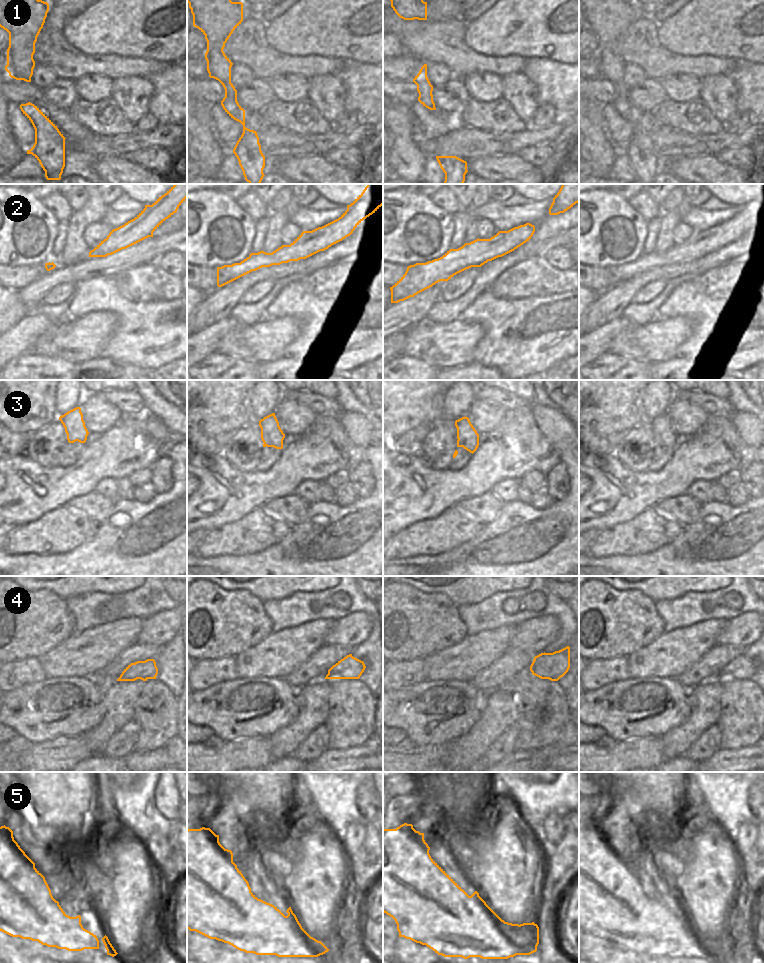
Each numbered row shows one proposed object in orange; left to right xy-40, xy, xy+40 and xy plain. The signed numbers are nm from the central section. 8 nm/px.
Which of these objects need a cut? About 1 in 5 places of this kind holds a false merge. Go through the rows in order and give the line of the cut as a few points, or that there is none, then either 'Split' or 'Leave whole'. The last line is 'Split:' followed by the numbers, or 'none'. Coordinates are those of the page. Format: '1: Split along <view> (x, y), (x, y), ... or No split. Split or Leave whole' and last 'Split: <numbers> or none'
1: No split. Leave whole
2: No split. Leave whole
3: No split. Leave whole
4: No split. Leave whole
5: Split along xy+40 (383, 841), (416, 898), (479, 897). Split
Split: 5.

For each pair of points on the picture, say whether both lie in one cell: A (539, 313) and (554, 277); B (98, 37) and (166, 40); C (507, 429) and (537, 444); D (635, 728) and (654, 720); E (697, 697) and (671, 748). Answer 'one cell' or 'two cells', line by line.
A: two cells
B: one cell
C: one cell
D: one cell
E: one cell

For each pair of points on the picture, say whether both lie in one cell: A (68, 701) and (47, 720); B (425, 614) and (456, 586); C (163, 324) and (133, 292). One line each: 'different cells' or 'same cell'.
A: same cell
B: different cells
C: different cells

